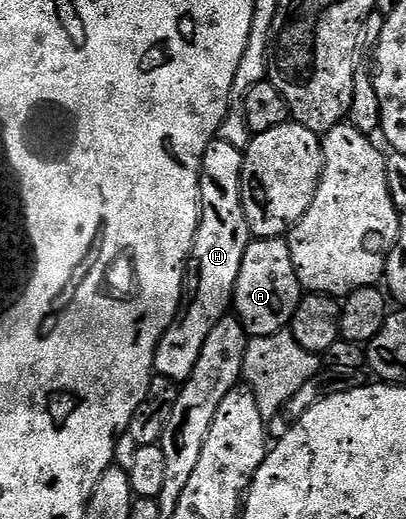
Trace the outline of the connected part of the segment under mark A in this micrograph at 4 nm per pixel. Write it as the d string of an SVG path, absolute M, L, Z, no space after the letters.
M260 237L258 239L252 239L247 245L245 251L245 259L241 259L241 271L237 275L237 287L235 288L235 296L233 298L233 309L237 314L240 321L243 322L243 329L247 332L248 338L252 337L268 337L274 333L282 333L290 326L291 316L295 313L295 308L299 305L299 298L301 296L301 286L297 279L297 271L293 267L293 255L289 251L286 240L283 237Z

